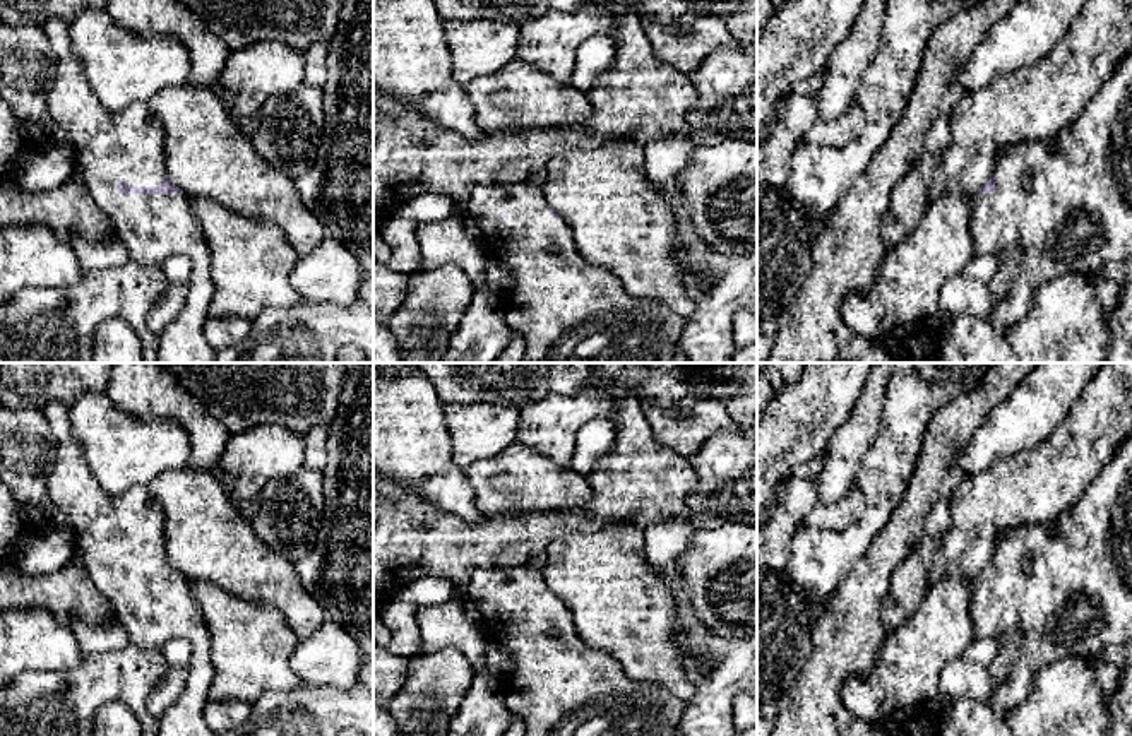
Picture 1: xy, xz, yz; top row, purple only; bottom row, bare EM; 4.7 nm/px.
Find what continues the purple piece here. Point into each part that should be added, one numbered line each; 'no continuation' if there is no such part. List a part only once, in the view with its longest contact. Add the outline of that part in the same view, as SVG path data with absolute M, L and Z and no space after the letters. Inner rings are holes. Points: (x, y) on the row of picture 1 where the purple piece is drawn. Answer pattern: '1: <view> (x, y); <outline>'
1: xy (131, 146); M48 19L41 27L50 41L55 74L46 92L48 113L63 130L77 156L77 173L98 207L110 217L118 240L127 246L132 260L144 265L161 264L171 255L192 260L188 293L182 312L159 335L156 363L214 363L214 347L207 342L204 325L214 296L211 253L202 226L192 212L187 193L118 193L116 180L134 187L158 187L166 176L164 127L147 103L130 104L122 113L106 110L91 91L84 68L70 45L70 22Z

